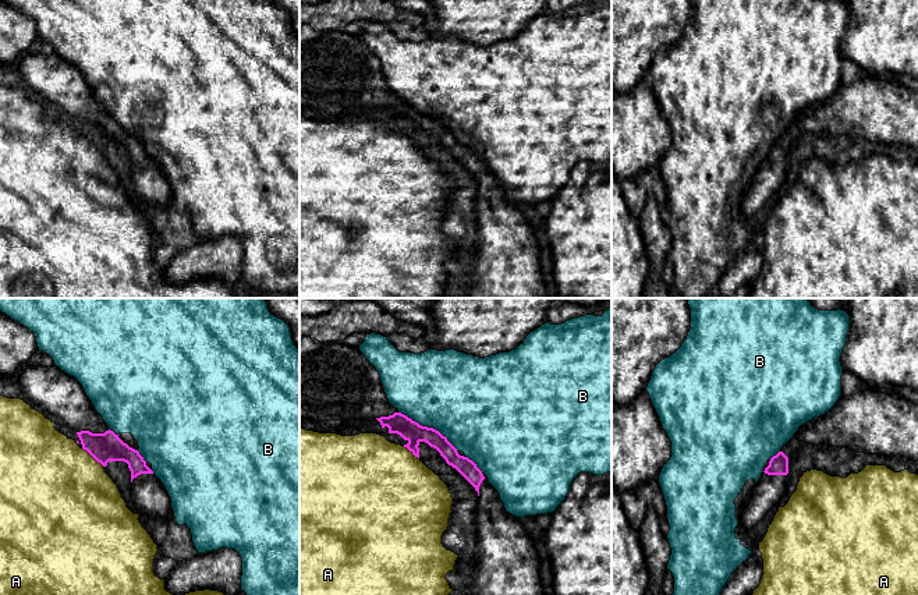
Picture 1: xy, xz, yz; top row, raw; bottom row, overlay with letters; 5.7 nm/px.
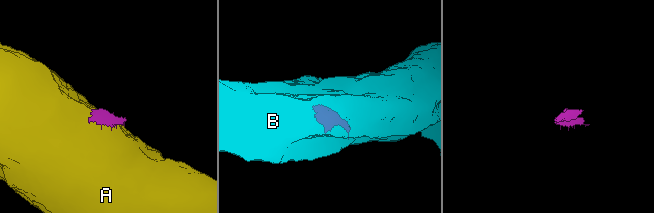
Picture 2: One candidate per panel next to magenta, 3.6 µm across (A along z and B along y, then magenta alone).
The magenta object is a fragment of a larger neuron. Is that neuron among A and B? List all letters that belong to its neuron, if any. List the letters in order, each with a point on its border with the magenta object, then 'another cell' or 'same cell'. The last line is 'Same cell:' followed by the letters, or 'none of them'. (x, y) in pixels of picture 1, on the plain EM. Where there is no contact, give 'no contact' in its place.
A: xy (94, 145) | another cell
B: xz (429, 116) | another cell
Same cell: none of them

